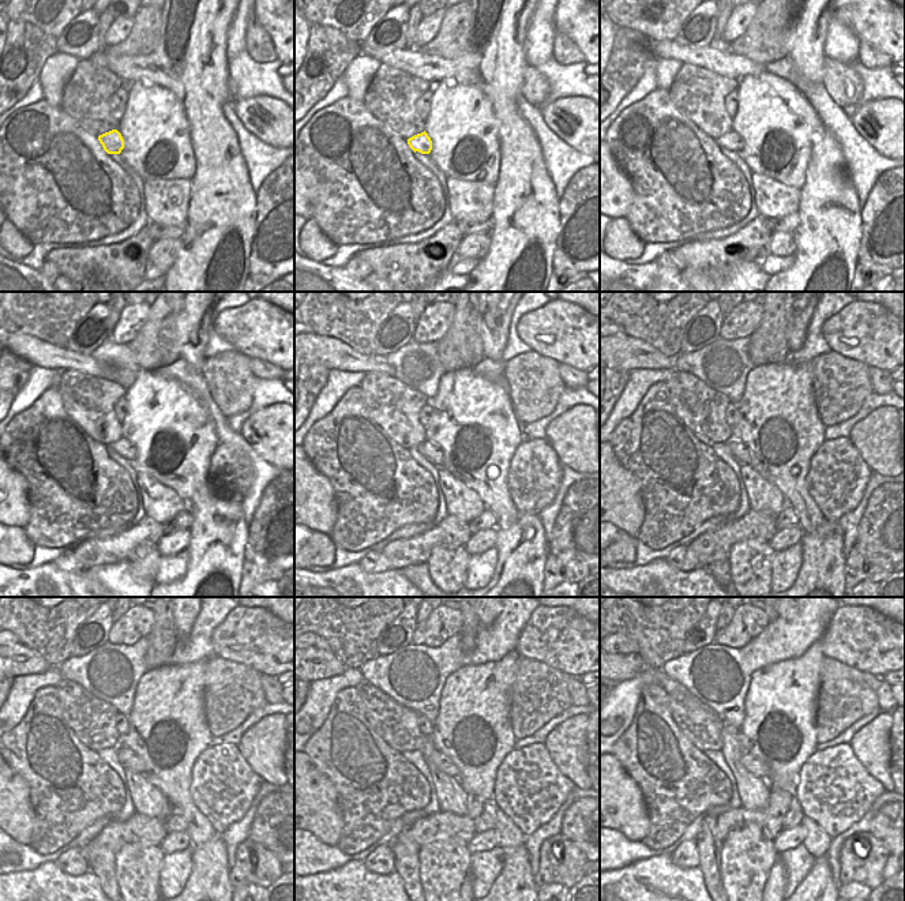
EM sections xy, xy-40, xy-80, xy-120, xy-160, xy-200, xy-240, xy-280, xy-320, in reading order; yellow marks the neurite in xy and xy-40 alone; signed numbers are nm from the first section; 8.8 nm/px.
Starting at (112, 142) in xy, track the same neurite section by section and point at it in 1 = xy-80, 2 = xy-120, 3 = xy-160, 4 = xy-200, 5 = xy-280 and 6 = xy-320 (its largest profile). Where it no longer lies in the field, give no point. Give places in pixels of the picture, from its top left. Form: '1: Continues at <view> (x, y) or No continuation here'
1: Continues at xy-80 (731, 141)
2: Continues at xy-120 (123, 447)
3: Continues at xy-160 (428, 449)
4: Continues at xy-200 (740, 453)
5: Continues at xy-280 (445, 764)
6: Continues at xy-320 (758, 768).

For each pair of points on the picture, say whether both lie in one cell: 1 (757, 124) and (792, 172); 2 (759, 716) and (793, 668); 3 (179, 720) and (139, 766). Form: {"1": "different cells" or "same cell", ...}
{"1": "same cell", "2": "same cell", "3": "different cells"}

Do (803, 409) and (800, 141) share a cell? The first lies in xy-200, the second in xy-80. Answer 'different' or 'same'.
same

